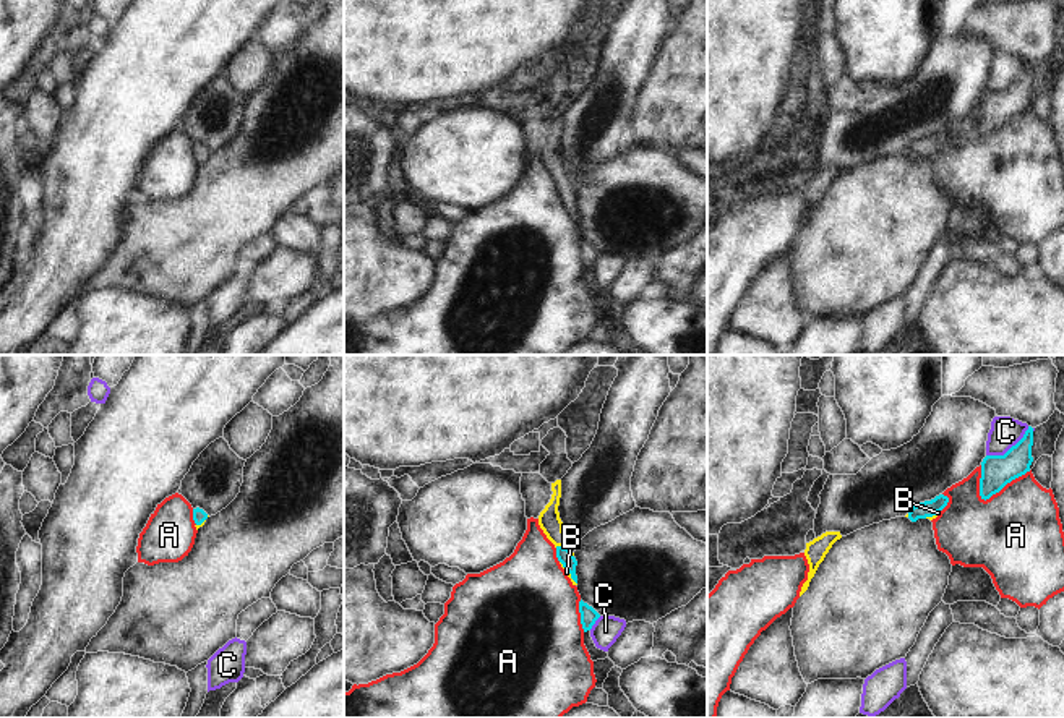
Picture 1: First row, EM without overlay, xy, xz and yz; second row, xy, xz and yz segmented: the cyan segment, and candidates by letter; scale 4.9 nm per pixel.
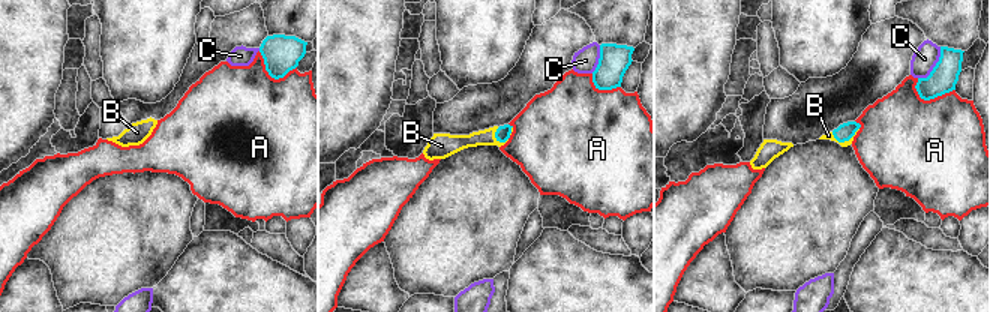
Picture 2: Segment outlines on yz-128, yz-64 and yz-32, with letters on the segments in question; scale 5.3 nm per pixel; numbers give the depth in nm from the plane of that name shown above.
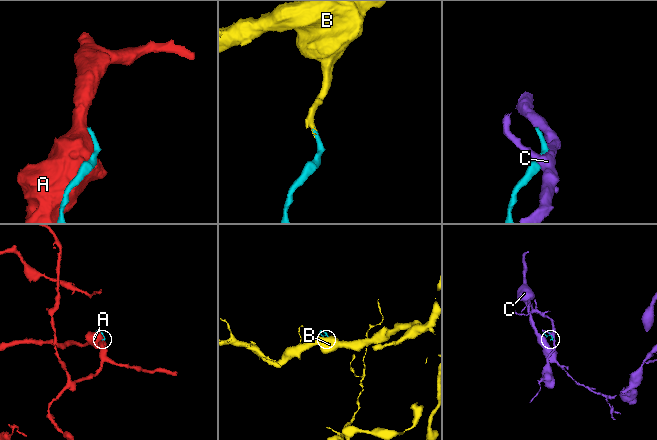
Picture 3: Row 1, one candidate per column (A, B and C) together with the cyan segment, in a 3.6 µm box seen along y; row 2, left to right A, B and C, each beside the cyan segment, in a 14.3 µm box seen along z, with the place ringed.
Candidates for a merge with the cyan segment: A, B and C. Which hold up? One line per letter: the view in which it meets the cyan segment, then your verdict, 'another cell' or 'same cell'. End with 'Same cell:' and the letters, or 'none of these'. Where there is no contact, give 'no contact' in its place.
A: yz | another cell
B: xz | same cell
C: yz | another cell
Same cell: B

